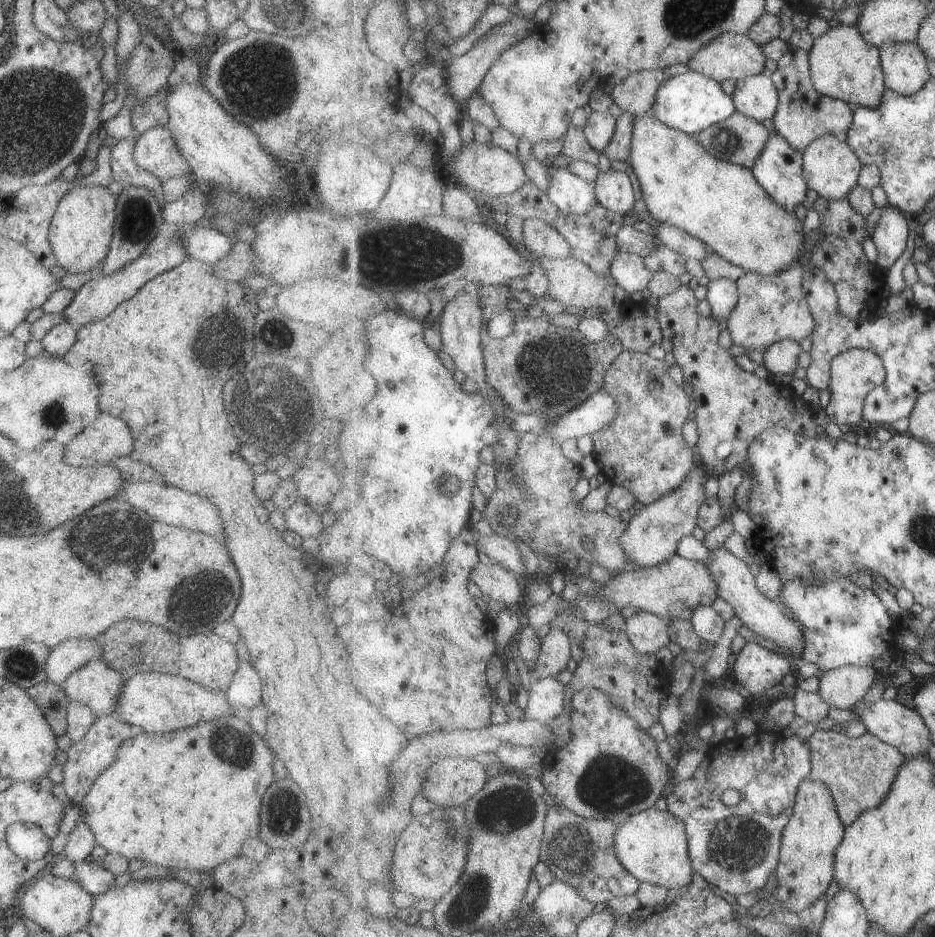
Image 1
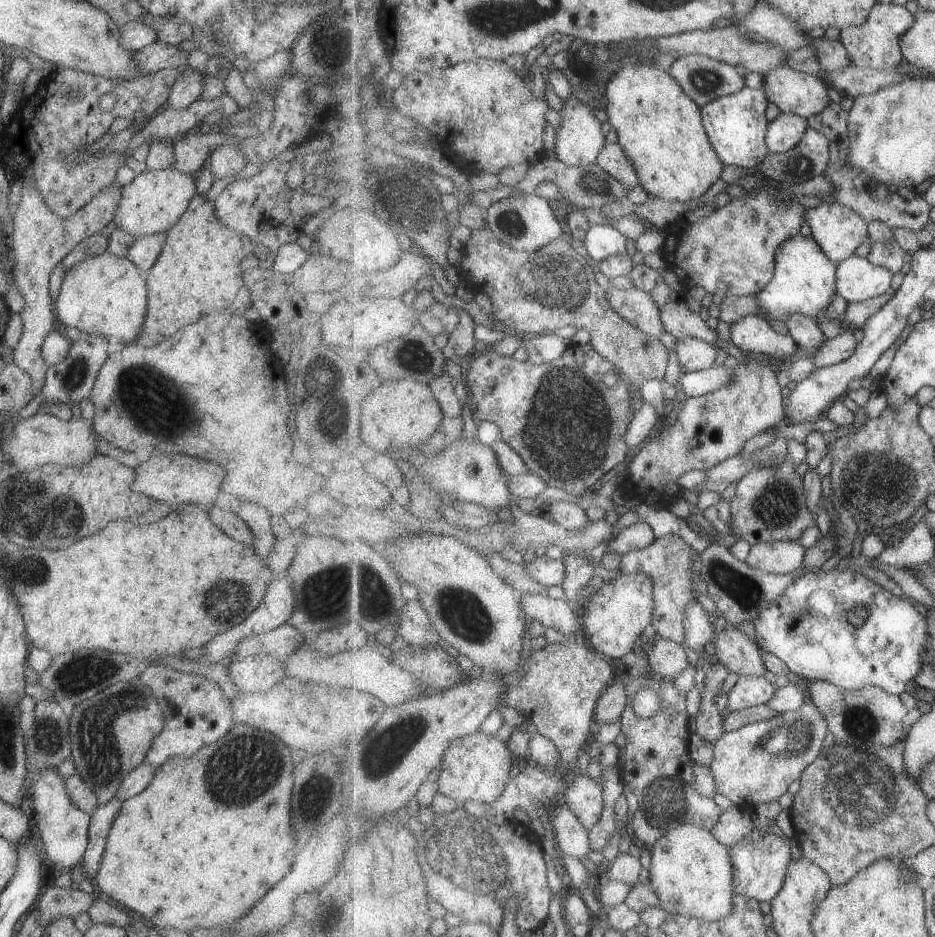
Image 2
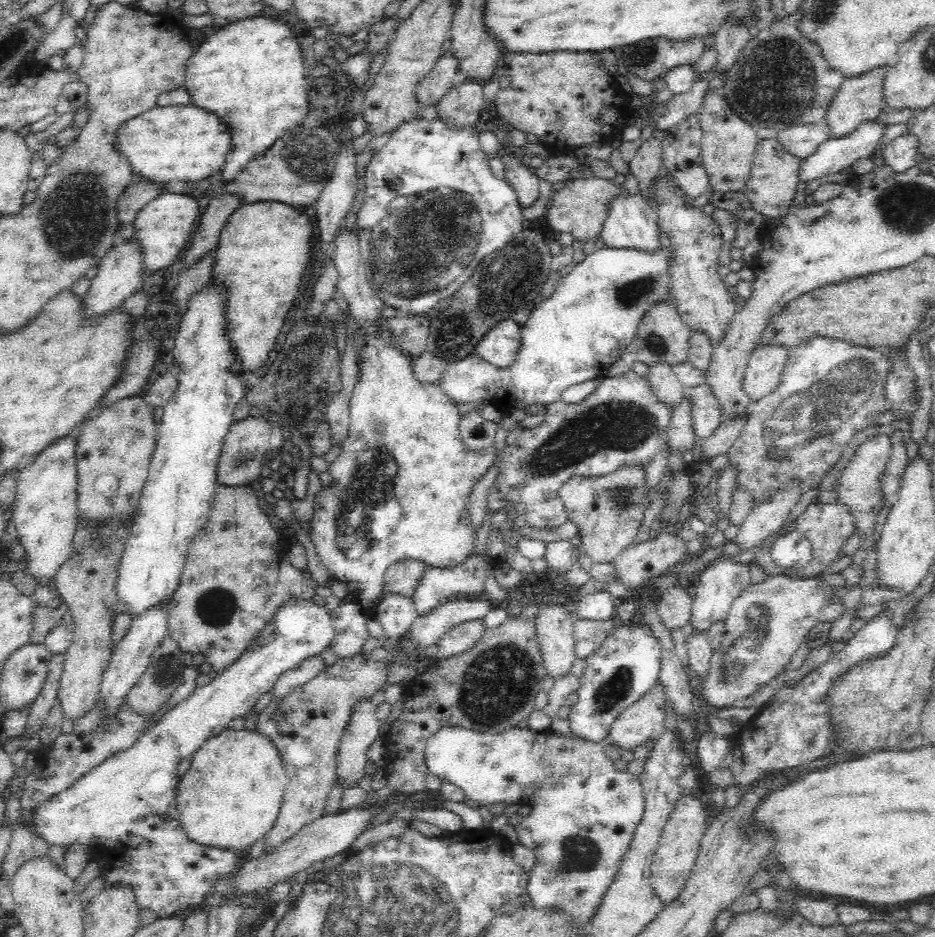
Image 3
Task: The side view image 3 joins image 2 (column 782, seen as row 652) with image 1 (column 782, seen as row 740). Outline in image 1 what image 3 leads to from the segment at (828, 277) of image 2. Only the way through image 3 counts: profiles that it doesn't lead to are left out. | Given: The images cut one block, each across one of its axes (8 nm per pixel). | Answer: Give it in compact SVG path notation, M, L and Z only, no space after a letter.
M771 132L765 150L756 160L753 168L759 184L781 205L793 212L801 204L809 190L808 180L804 175L804 152L796 149L781 133Z

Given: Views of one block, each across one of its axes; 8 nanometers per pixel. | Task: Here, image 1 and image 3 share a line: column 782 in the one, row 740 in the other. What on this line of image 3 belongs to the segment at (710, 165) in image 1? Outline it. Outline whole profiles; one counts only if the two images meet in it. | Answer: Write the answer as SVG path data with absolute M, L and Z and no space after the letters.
M227 727L203 742L191 756L190 768L178 781L175 807L179 812L180 826L188 838L204 846L232 850L252 846L272 828L280 810L286 782L278 749L270 737L258 730L232 730Z

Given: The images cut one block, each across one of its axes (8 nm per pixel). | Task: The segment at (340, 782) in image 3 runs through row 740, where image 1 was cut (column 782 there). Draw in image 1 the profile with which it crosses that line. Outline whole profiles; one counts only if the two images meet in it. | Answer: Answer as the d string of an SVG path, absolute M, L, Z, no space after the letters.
M785 339L763 352L764 366L776 376L792 374L800 366L801 344L793 339Z

